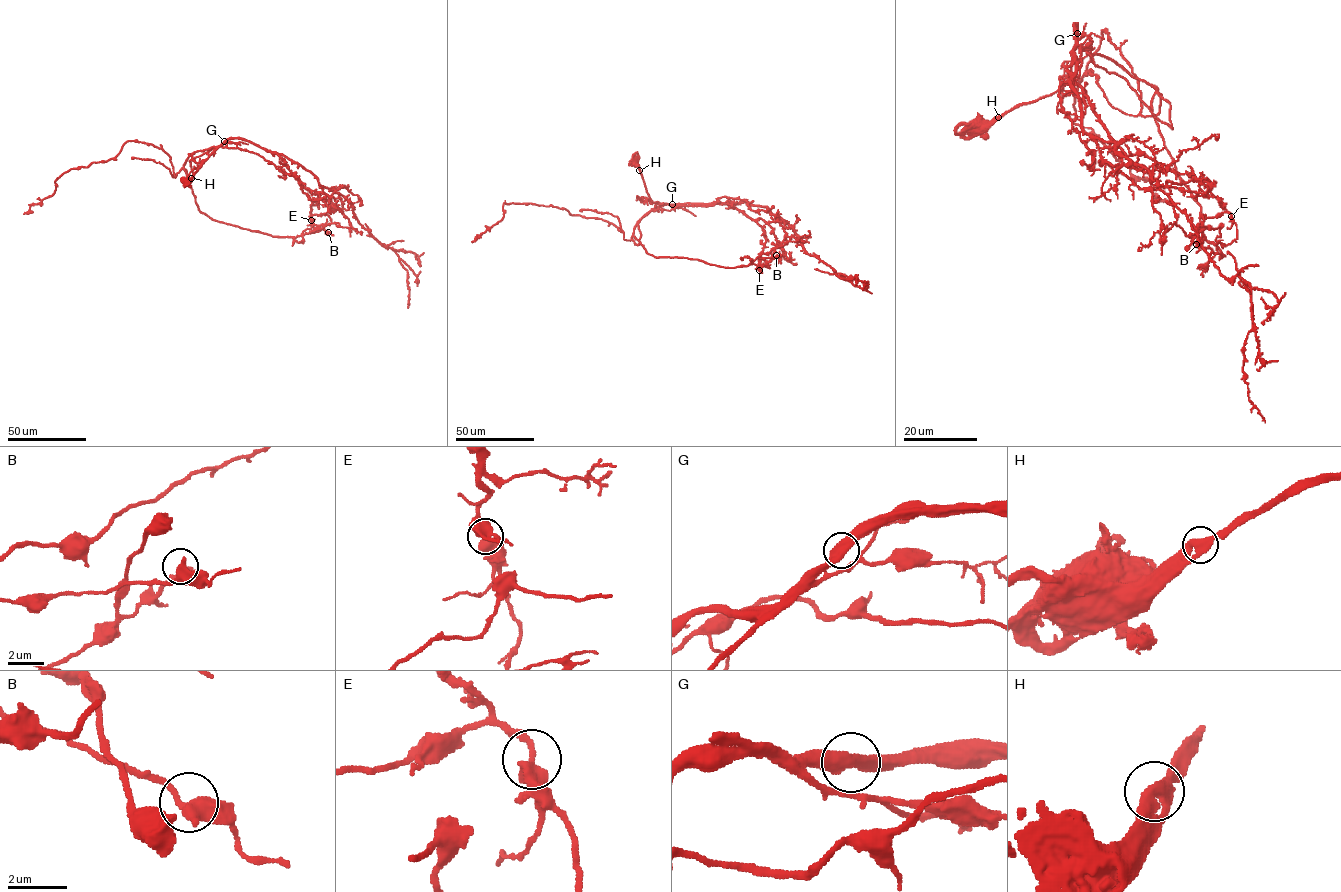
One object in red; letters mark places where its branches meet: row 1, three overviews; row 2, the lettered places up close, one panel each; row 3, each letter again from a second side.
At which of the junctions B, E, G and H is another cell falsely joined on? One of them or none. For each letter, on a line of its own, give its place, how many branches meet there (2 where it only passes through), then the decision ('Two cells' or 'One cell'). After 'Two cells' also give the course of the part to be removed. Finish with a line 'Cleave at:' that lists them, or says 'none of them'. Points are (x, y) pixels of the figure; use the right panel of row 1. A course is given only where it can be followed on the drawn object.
B: Place: (1196, 244). Branches: 2. One cell
E: Place: (1231, 216). Branches: 2. One cell
G: Place: (1077, 33). Branches: 2. One cell
H: Place: (998, 117). Branches: 2. One cell
Cleave at: none of them

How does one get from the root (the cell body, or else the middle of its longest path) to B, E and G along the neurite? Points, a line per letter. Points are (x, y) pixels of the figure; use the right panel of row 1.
B: (976, 128), (1056, 92), (1077, 46), (1111, 58), (1156, 90), (1164, 148), (1225, 255), (1201, 235), (1196, 244)
E: (976, 128), (1070, 78), (1076, 25), (1067, 70), (1112, 141), (1199, 179), (1231, 216)
G: (976, 128), (987, 126), (1020, 105), (1056, 92), (1071, 76), (1077, 32)

